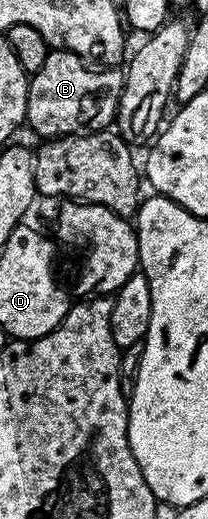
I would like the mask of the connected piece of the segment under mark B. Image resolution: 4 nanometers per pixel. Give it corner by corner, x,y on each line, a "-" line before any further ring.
49,51
46,62
42,62
42,70
31,73
28,82
27,127
32,127
40,138
74,136
107,129
115,121
123,89
124,72
119,67
97,70
73,52

